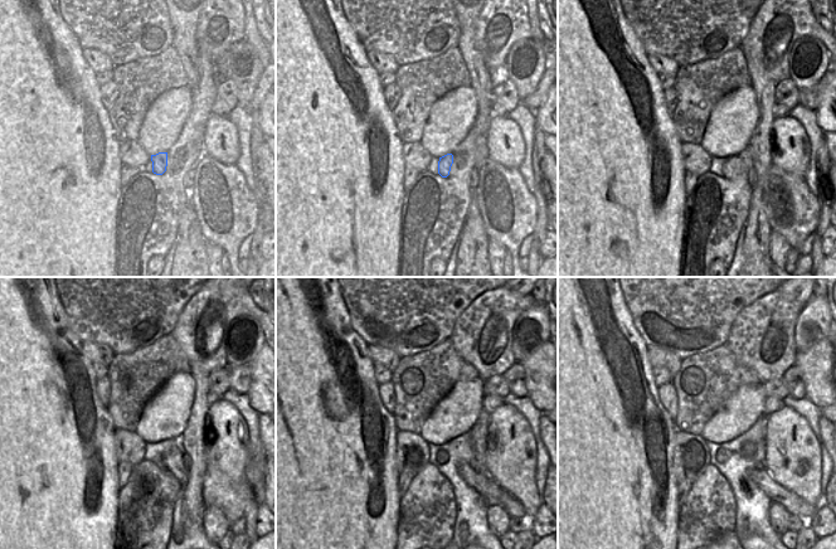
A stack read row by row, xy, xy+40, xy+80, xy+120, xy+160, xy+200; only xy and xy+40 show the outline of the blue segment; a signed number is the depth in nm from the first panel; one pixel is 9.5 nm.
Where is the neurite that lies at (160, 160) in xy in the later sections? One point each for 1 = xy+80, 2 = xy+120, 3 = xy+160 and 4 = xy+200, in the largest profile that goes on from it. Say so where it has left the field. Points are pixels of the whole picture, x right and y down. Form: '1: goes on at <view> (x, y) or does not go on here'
1: goes on at xy+80 (733, 166)
2: goes on at xy+120 (173, 458)
3: goes on at xy+160 (492, 494)
4: goes on at xy+200 (795, 505)

